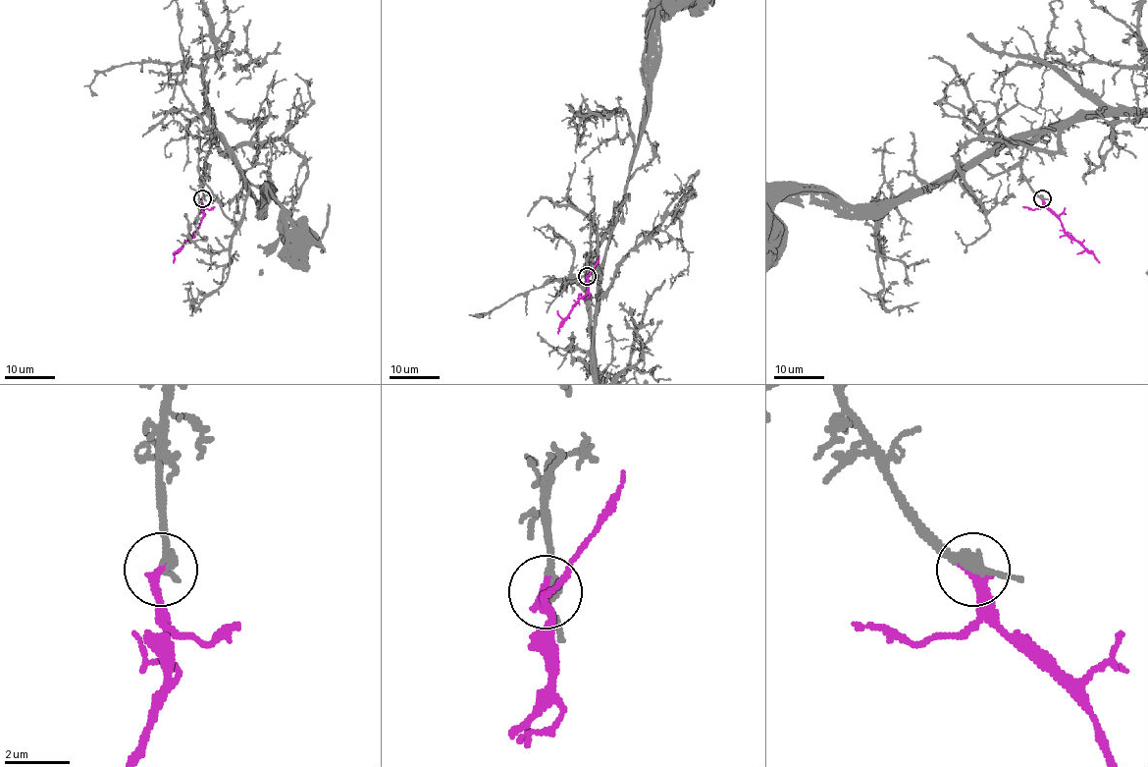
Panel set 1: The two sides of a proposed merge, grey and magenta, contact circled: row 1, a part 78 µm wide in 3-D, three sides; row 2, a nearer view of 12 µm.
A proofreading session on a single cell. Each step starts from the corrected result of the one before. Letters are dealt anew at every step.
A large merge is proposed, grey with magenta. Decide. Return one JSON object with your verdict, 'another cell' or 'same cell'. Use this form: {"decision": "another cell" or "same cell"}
{"decision": "same cell"}

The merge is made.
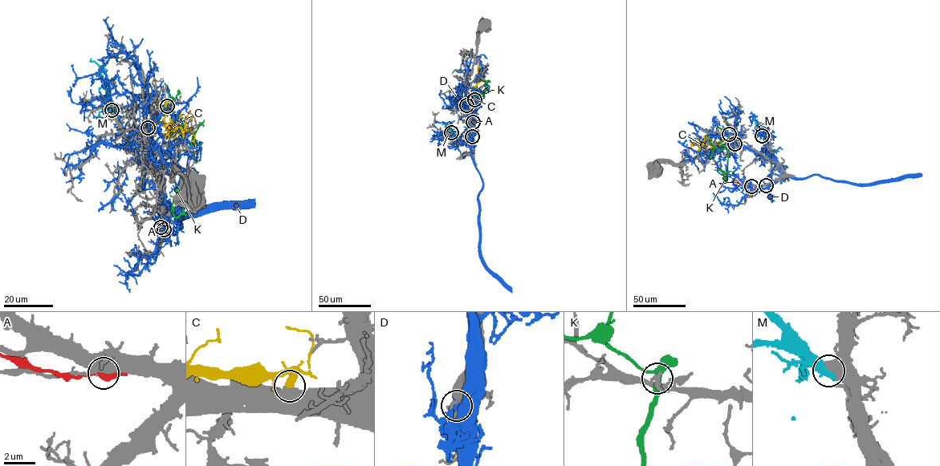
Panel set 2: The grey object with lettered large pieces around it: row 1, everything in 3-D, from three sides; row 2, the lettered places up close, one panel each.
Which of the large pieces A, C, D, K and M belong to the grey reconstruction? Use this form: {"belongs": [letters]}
{"belongs": ["M"]}

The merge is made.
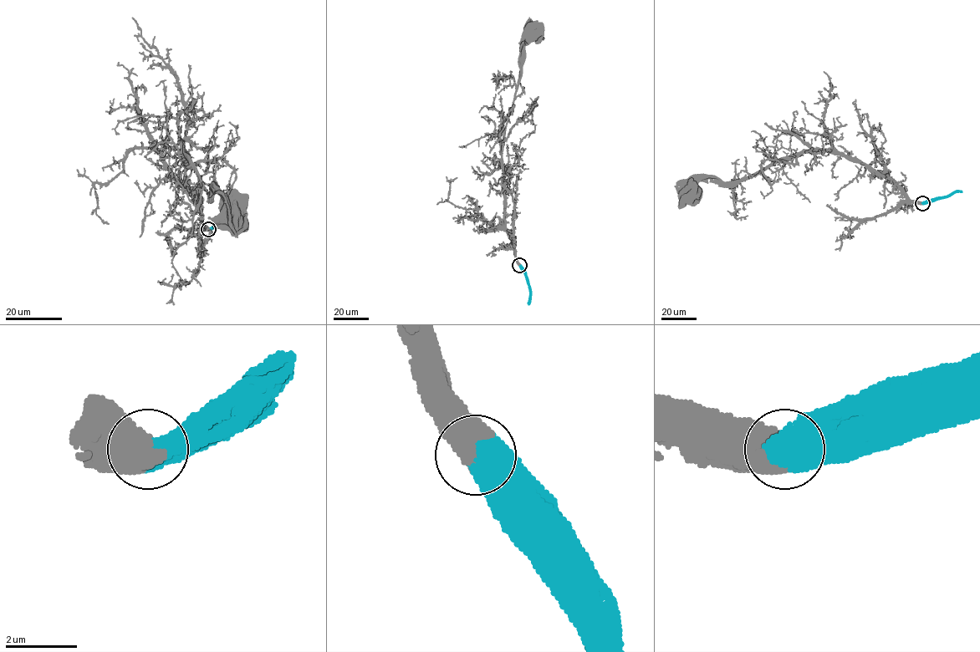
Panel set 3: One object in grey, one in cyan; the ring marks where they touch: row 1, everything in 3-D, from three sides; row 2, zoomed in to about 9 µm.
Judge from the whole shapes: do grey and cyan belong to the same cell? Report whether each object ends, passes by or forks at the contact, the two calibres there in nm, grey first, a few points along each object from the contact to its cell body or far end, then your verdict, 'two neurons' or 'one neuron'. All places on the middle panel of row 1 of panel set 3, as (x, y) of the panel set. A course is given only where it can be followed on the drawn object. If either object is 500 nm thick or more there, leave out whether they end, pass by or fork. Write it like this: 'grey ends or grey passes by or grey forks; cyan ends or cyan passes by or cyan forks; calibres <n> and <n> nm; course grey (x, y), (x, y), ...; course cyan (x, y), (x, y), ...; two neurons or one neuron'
calibres 750 and 800 nm; course grey (519, 265), (506, 229), (502, 151), (503, 132), (525, 58), (525, 42), (533, 29); course cyan (519, 265), (529, 289), (528, 304); one neuron

